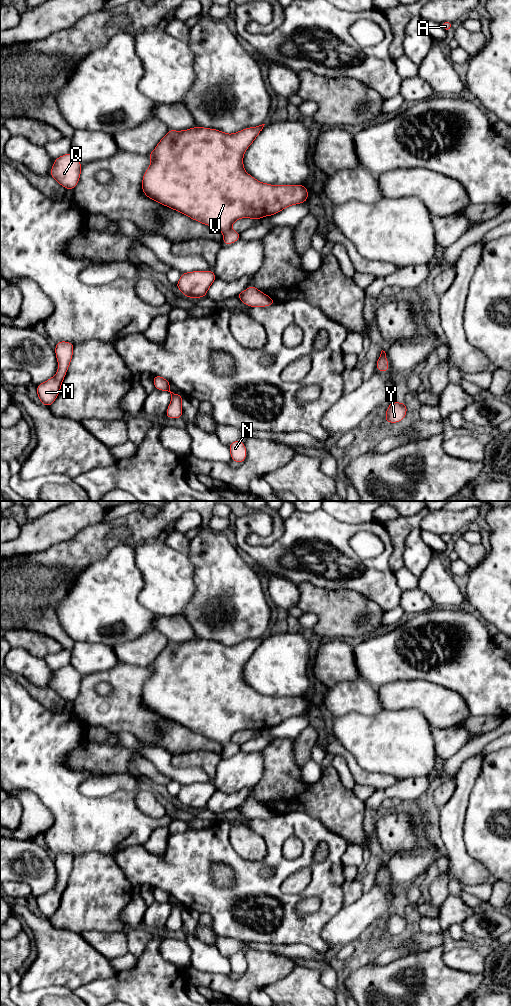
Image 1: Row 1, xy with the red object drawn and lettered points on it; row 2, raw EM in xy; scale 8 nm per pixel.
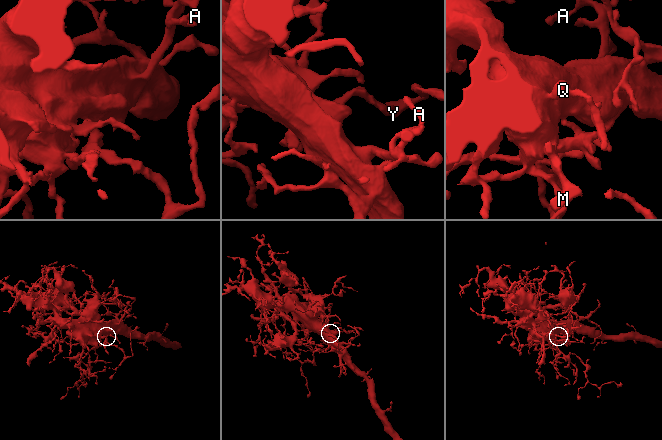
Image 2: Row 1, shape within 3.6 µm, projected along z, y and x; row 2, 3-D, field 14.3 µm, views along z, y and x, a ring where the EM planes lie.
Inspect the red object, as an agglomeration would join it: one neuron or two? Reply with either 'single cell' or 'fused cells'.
single cell

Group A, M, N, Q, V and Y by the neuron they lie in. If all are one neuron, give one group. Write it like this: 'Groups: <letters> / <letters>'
Groups: A M N Q V Y

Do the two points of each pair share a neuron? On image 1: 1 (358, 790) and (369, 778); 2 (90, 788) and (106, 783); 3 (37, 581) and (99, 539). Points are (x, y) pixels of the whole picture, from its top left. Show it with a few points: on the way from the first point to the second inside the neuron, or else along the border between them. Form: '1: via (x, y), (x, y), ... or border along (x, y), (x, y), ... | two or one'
1: border along (356, 783), (371, 785), (376, 789) | two
2: via (94, 787), (102, 786) | one
3: via (52, 572), (64, 561), (84, 549) | one

